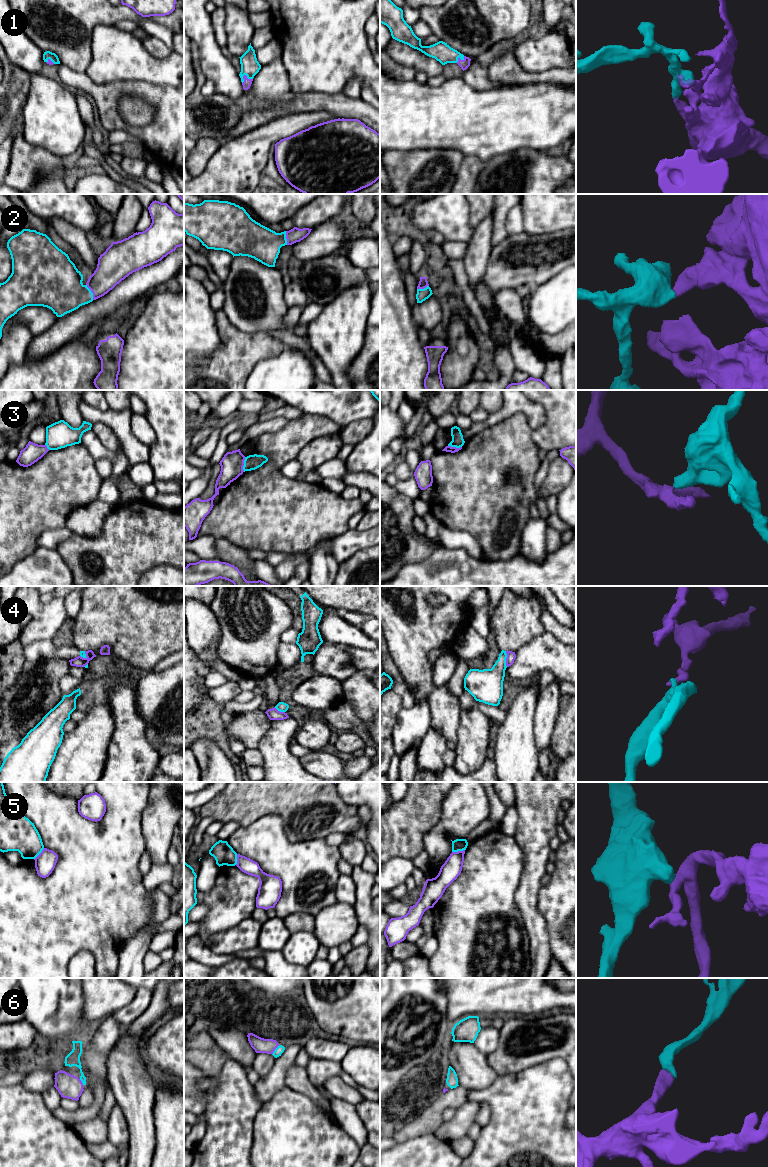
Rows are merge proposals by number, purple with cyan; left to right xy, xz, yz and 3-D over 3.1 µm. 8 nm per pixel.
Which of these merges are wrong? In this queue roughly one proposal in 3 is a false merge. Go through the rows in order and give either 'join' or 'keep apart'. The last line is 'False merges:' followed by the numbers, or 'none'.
1: join
2: join
3: keep apart
4: keep apart
5: keep apart
6: join
False merges: 3, 4, 5

